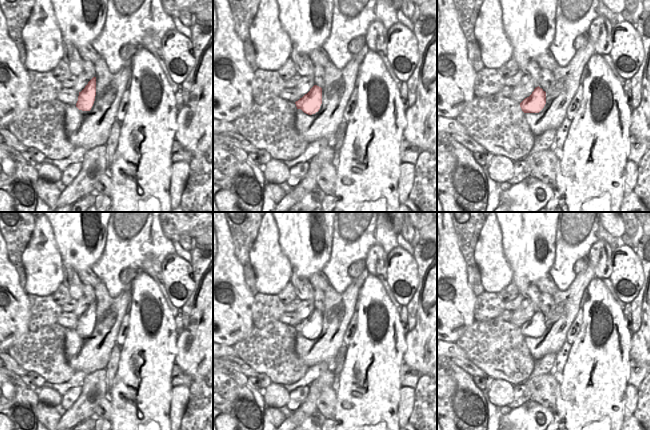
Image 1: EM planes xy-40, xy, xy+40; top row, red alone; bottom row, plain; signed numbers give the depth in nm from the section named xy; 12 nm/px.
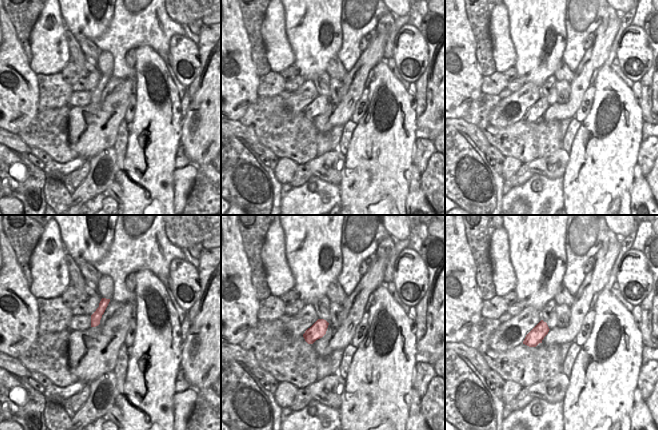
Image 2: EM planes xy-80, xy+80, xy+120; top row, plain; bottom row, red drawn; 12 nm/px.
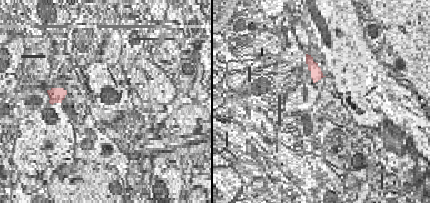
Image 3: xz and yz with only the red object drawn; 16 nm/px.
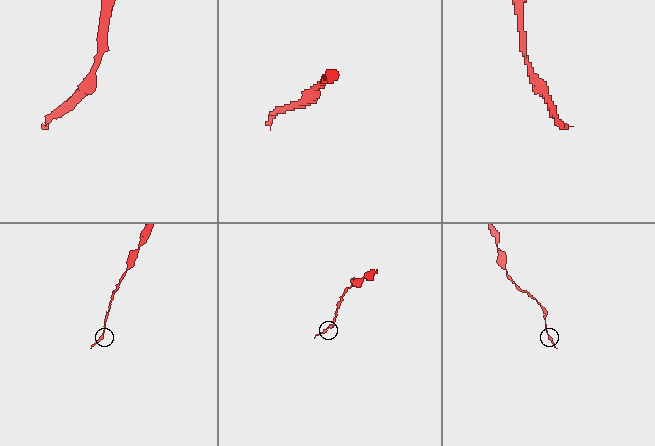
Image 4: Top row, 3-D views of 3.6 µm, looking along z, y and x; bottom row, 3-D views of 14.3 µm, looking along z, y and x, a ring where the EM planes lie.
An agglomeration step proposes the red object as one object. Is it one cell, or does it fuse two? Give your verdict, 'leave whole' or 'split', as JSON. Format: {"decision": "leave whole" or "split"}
{"decision": "leave whole"}

